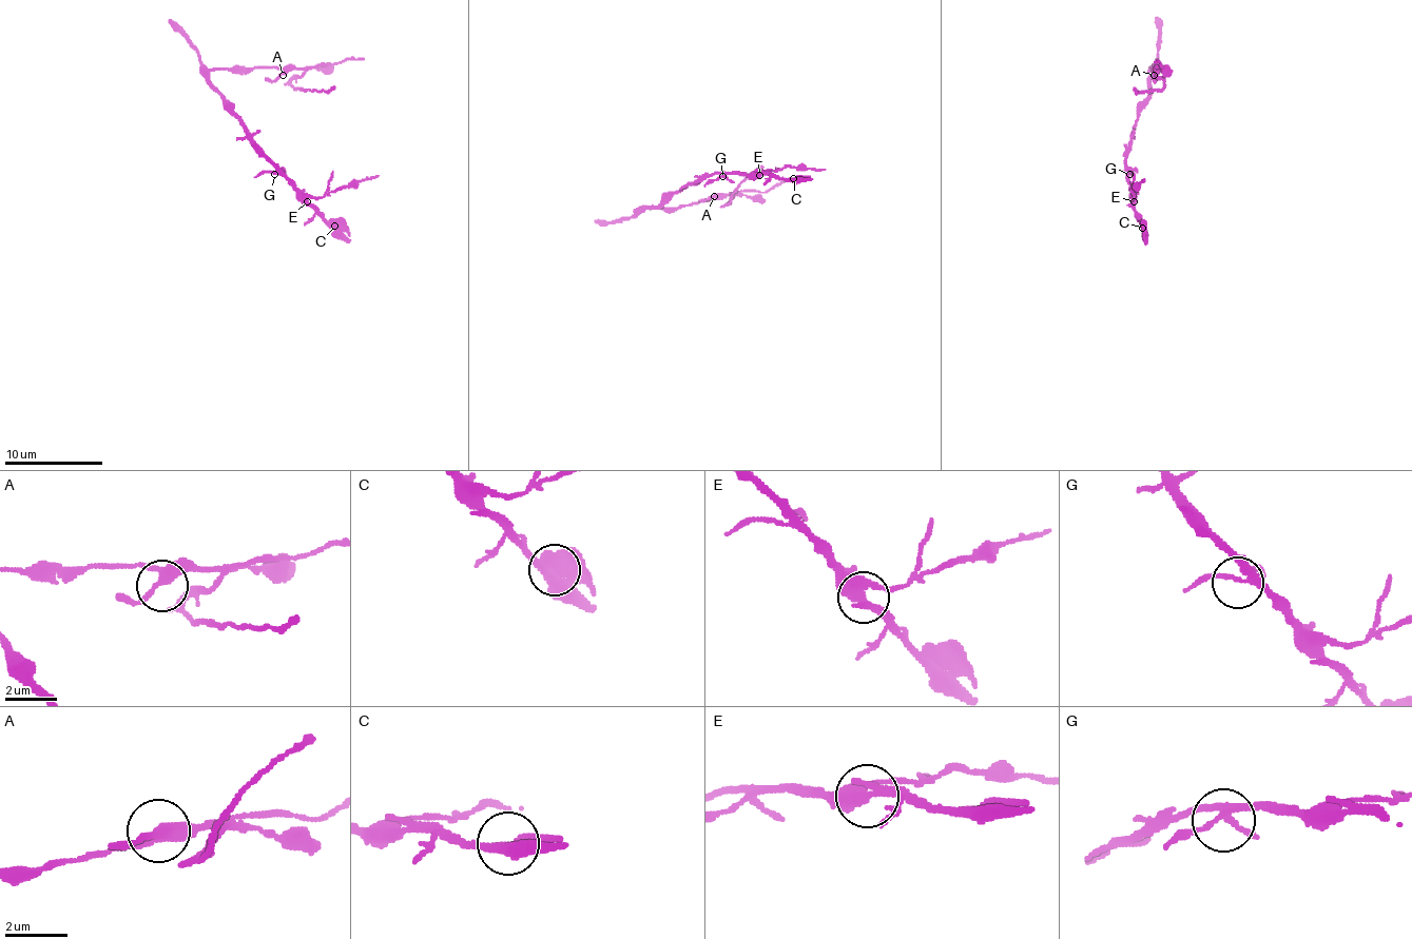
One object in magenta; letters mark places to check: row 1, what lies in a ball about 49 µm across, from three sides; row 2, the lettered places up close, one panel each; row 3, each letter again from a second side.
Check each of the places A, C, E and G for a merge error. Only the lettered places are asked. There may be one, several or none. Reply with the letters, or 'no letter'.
no letter

